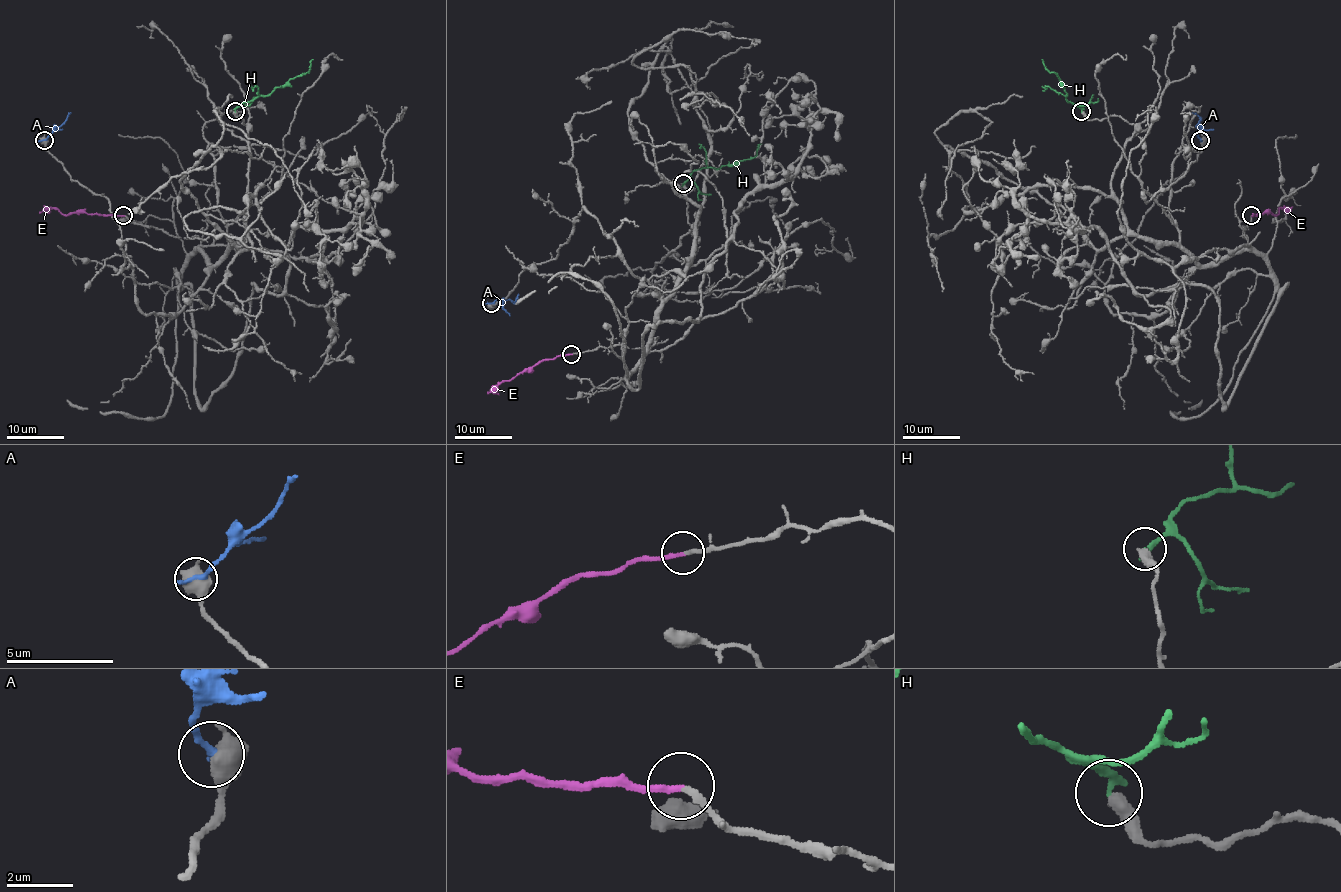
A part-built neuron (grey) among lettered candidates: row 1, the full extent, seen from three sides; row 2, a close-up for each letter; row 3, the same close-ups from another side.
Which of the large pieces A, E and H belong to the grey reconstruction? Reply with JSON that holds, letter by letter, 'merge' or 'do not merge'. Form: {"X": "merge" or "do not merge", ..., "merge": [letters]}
{"A": "do not merge", "E": "merge", "H": "do not merge", "merge": ["E"]}

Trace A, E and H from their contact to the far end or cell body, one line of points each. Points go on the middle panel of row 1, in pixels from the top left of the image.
A: (492, 302), (508, 299), (513, 302), (518, 294)
E: (571, 354), (541, 360), (512, 378), (496, 384), (487, 393)
H: (683, 183), (695, 170), (735, 165), (752, 158), (761, 144)

